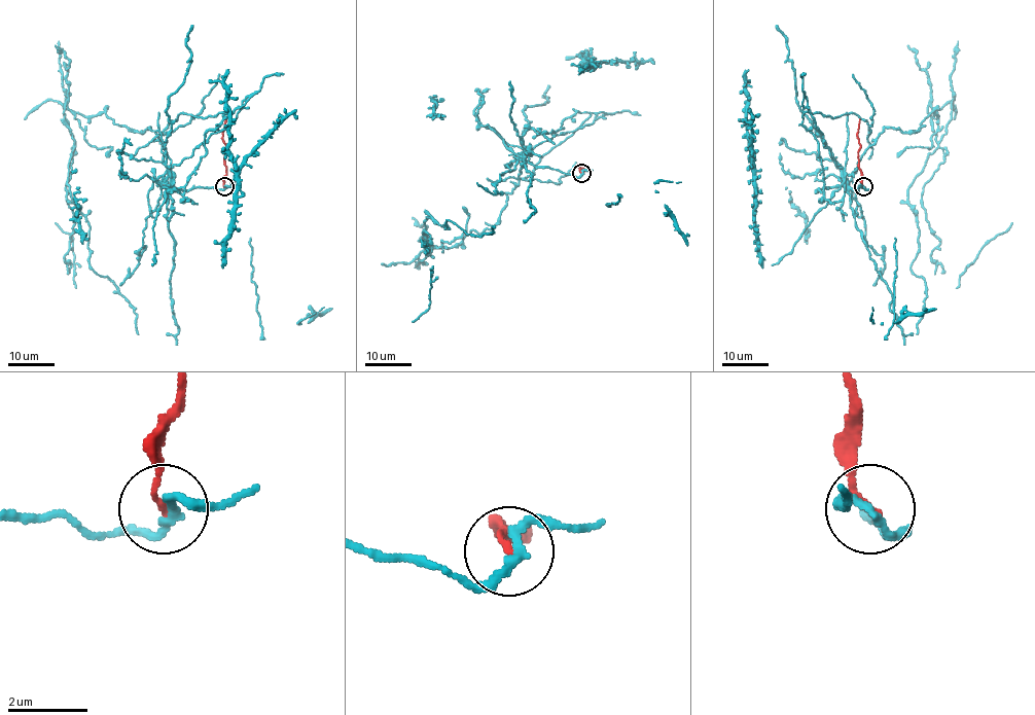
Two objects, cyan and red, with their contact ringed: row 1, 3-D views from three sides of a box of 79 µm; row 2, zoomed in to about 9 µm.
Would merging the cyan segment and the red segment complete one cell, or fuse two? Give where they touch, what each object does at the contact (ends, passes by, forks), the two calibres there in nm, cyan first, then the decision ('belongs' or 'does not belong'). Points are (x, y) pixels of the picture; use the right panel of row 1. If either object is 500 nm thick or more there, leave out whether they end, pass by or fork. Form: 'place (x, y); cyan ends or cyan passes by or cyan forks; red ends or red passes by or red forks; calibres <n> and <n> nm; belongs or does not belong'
place (863, 186); cyan passes by; red ends; calibres 200 and 180 nm; does not belong

